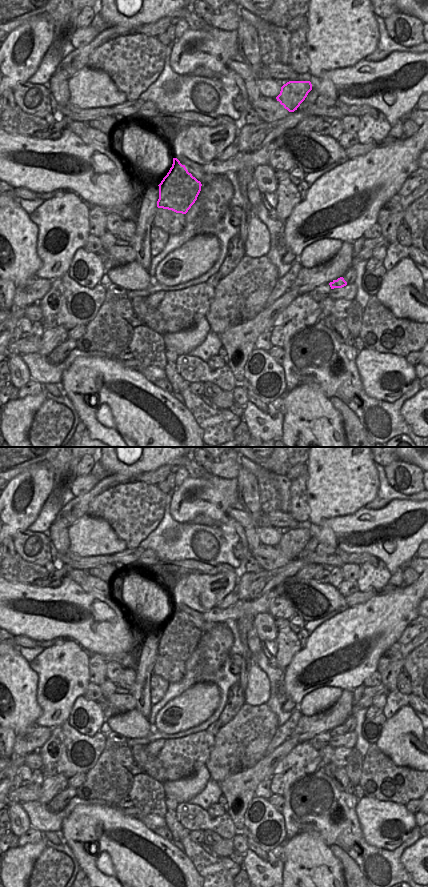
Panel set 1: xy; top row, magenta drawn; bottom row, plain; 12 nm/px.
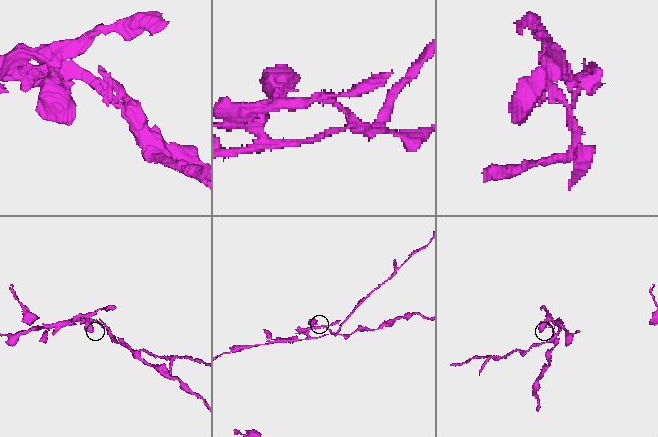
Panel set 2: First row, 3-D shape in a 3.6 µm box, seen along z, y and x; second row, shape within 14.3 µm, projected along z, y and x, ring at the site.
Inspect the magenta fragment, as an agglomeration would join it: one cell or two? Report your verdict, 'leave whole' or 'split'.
split

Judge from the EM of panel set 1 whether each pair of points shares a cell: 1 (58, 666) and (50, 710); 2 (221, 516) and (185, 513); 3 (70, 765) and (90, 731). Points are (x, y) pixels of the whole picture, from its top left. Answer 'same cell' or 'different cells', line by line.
1: same cell
2: same cell
3: different cells

